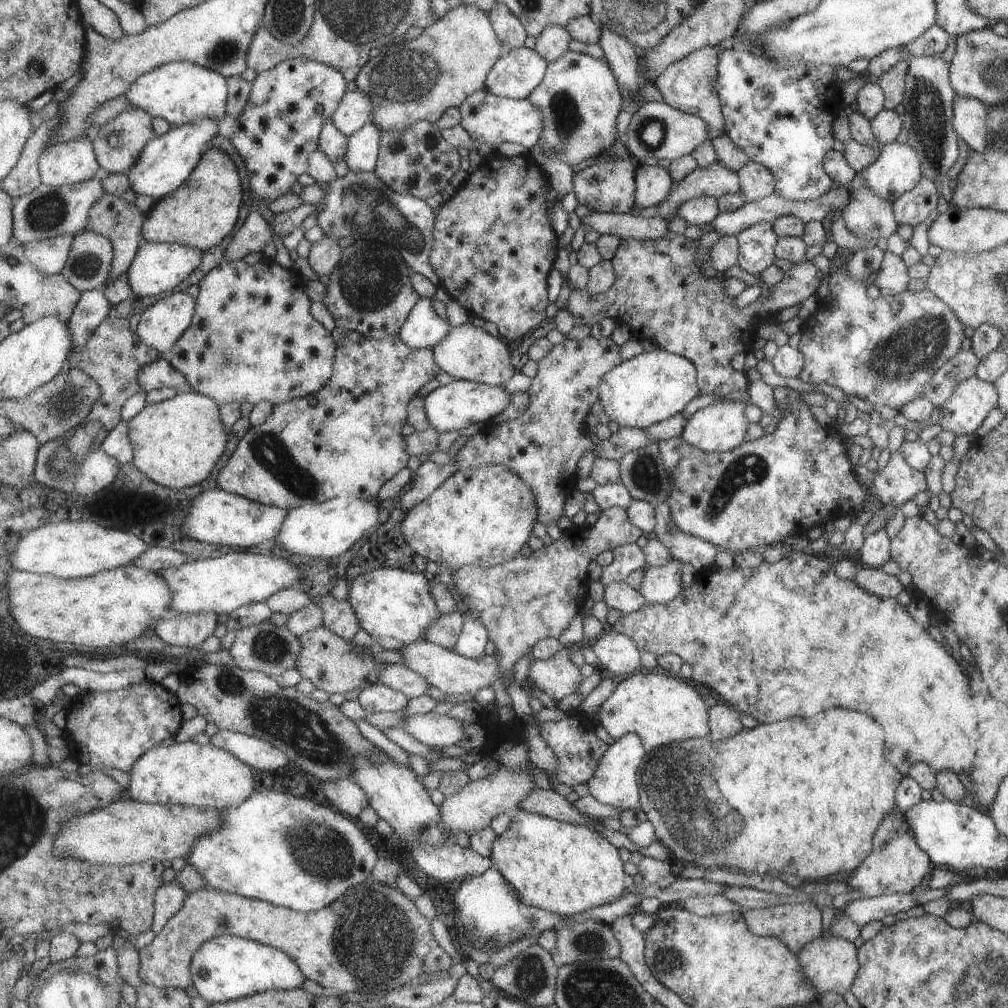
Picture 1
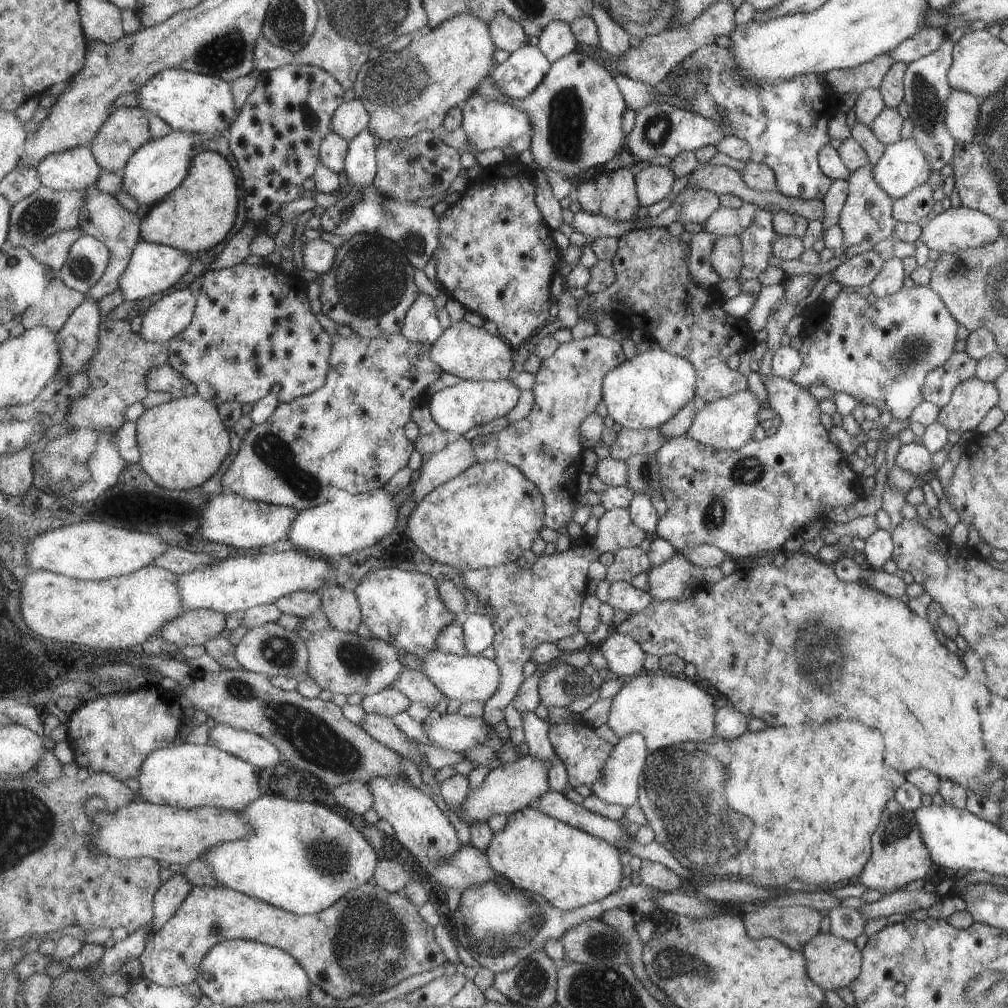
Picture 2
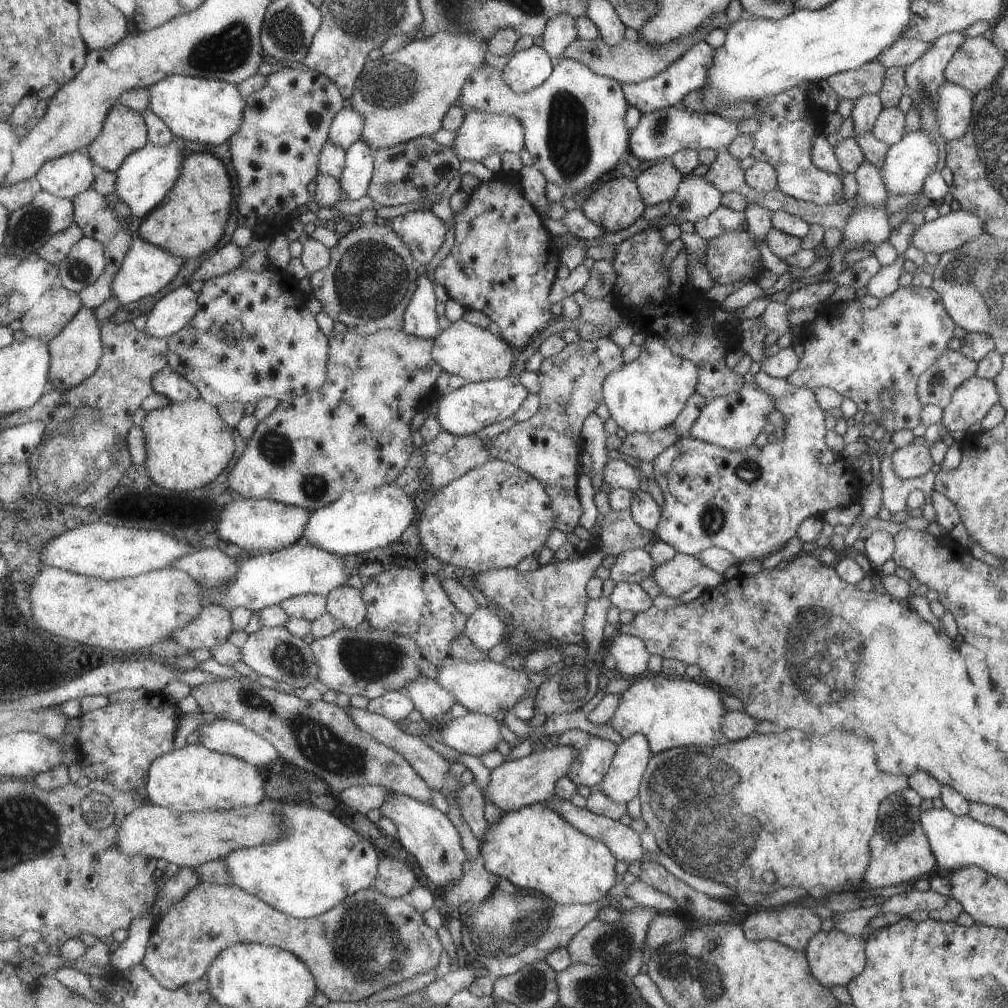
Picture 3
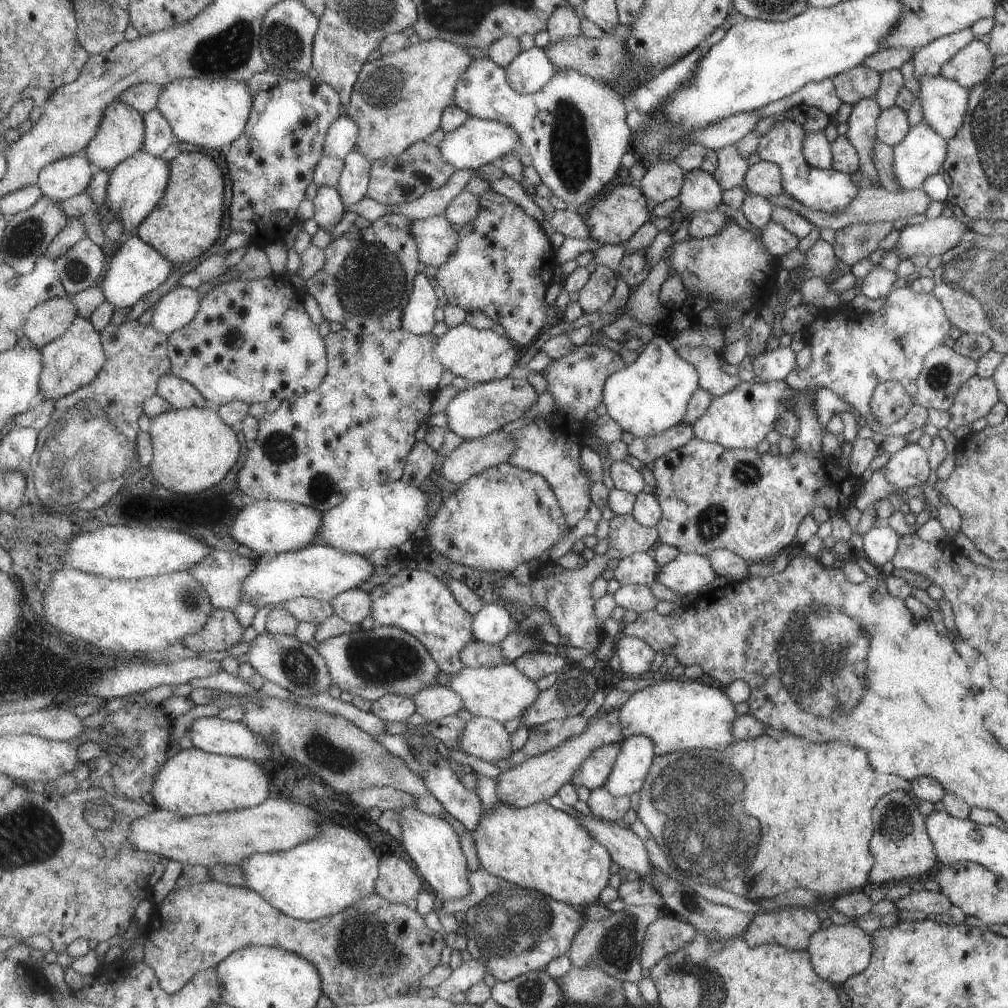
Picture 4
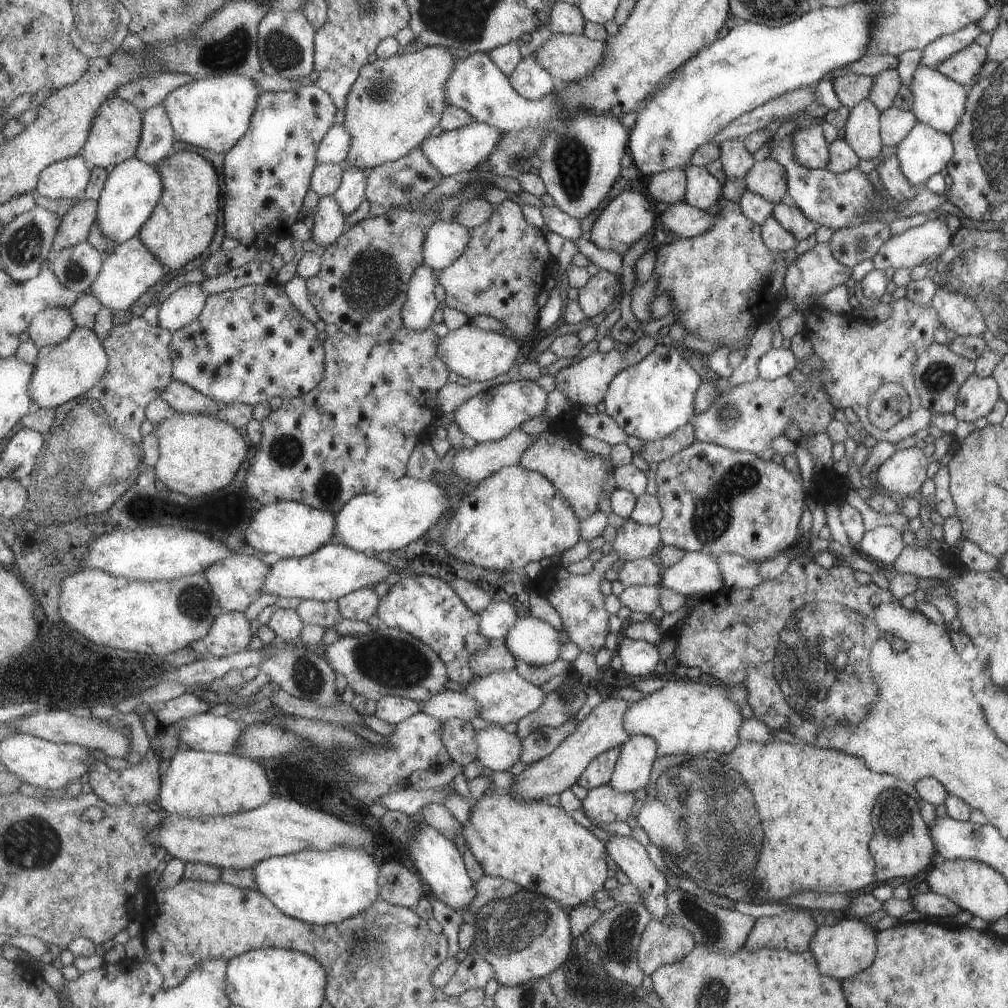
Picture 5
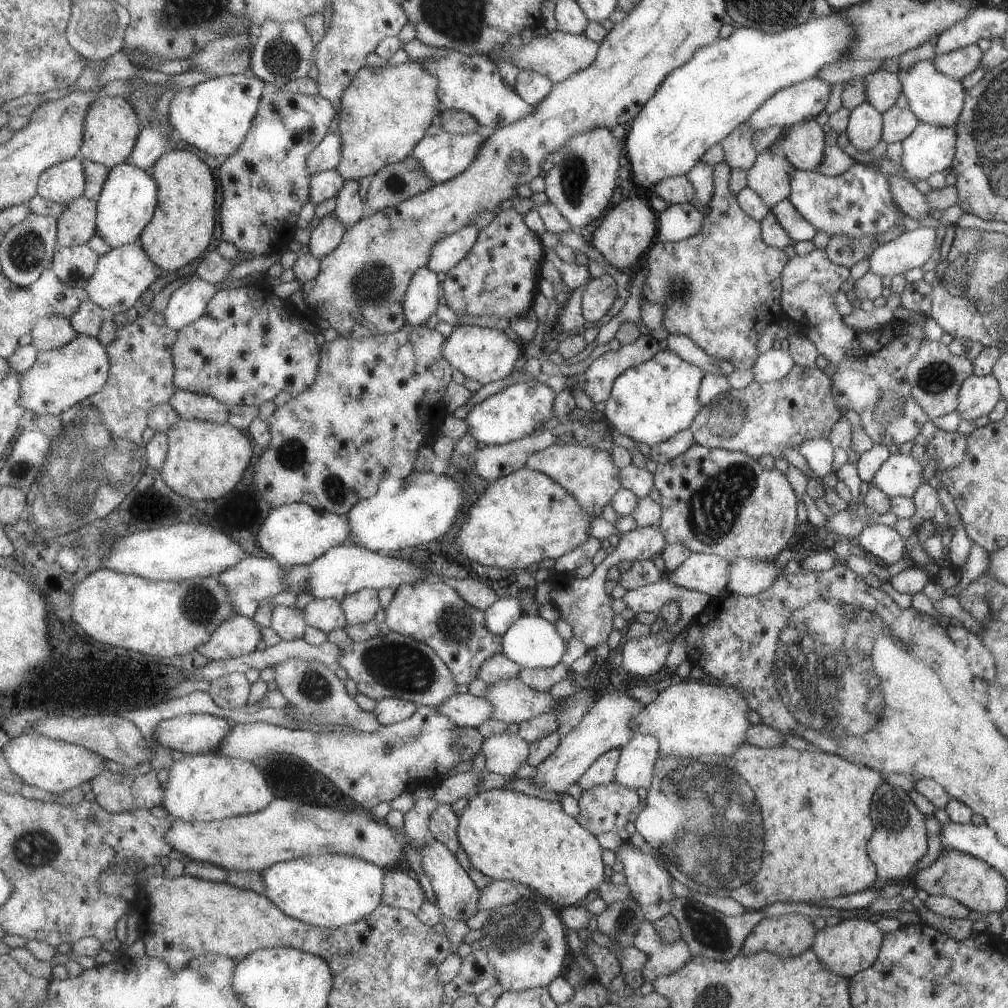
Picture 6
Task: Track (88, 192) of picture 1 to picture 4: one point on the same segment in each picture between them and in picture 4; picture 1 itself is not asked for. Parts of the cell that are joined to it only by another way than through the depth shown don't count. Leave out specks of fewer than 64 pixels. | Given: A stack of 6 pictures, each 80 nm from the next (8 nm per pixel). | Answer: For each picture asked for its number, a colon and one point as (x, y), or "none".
2: (46, 212)
3: (32, 226)
4: (29, 234)

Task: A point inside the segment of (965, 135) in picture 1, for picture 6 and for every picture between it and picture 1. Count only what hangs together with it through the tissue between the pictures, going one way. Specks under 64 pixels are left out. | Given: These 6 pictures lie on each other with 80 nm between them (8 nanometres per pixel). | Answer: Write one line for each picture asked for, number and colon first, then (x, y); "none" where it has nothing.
2: (961, 116)
3: (954, 110)
4: (943, 102)
5: (938, 101)
6: (935, 98)

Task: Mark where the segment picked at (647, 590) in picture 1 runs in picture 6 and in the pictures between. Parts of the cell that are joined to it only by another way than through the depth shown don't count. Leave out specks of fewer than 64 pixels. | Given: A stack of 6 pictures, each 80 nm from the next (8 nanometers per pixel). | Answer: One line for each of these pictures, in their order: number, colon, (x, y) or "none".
2: (666, 581)
3: (681, 572)
4: (687, 572)
5: (695, 572)
6: (706, 573)

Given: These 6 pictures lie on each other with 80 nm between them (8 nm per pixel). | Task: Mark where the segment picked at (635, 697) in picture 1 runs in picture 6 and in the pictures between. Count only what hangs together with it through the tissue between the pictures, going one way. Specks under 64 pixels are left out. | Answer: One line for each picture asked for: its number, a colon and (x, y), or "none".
2: (666, 710)
3: (670, 713)
4: (677, 715)
5: (683, 717)
6: (689, 719)

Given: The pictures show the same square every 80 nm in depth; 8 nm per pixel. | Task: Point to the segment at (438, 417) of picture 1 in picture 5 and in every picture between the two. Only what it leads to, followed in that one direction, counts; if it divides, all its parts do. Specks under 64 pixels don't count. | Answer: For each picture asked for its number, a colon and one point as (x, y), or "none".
2: (456, 409)
3: (466, 410)
4: (474, 413)
5: (491, 415)

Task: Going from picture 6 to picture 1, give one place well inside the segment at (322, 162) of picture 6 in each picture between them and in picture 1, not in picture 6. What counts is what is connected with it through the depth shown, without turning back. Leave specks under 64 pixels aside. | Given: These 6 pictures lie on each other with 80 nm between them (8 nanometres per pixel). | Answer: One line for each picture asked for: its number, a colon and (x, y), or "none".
1: (356, 109)
2: (352, 118)
3: (348, 127)
4: (342, 137)
5: (335, 147)

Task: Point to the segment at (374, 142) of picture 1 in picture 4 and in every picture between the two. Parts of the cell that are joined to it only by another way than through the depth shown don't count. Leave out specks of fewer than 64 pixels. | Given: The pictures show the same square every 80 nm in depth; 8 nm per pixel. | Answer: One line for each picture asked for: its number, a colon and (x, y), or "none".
2: (362, 166)
3: (360, 159)
4: (355, 181)

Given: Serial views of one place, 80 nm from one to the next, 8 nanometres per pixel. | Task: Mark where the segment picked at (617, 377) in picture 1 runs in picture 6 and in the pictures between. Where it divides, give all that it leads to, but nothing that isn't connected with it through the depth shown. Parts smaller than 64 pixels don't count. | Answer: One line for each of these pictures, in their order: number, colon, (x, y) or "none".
2: (643, 392)
3: (646, 395)
4: (647, 397)
5: (650, 399)
6: (649, 403)

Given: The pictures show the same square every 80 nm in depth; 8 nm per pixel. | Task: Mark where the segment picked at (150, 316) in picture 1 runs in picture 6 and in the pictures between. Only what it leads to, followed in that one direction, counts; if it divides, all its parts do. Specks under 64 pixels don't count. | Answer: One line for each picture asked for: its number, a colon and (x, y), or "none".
2: (169, 316)
3: (175, 310)
4: (179, 307)
5: (185, 305)
6: (189, 302)

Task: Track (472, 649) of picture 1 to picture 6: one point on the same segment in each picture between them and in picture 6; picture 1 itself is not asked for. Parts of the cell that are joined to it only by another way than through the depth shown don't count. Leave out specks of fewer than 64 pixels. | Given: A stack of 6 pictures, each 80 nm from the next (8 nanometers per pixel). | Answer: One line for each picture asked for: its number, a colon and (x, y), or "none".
2: (479, 629)
3: (485, 628)
4: (493, 623)
5: (499, 617)
6: (500, 617)

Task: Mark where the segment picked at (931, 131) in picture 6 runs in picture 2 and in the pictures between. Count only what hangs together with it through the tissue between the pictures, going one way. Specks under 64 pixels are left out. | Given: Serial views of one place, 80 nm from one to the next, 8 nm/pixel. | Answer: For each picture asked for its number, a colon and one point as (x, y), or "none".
2: (903, 165)
3: (907, 162)
4: (921, 152)
5: (924, 151)

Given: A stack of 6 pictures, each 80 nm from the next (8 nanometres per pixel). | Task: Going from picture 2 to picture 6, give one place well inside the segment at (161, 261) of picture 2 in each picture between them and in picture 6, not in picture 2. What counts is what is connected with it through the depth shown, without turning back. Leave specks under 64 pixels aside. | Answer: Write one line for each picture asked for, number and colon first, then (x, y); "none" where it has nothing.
3: (148, 268)
4: (138, 268)
5: (130, 269)
6: (122, 274)

